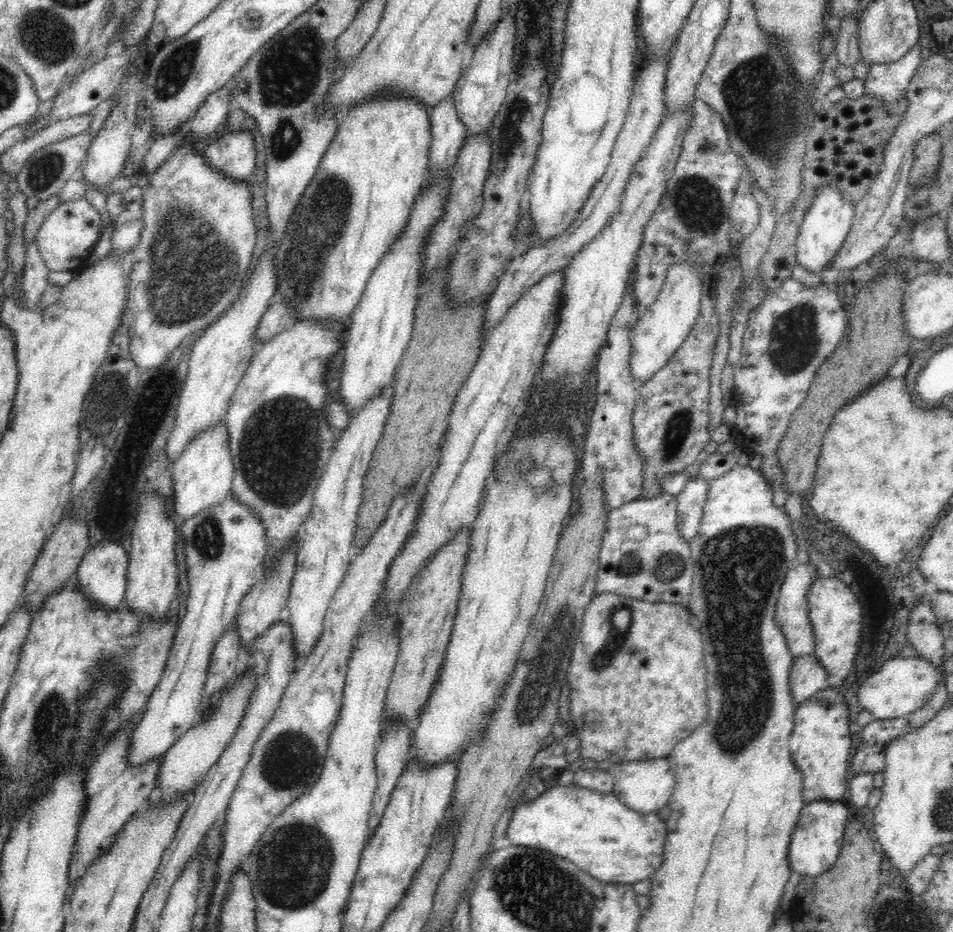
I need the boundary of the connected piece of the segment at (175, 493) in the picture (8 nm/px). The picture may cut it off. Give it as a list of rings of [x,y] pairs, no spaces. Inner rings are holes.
[[[224,421],[215,427],[196,435],[194,440],[186,446],[185,452],[171,464],[170,508],[174,505],[174,513],[184,522],[216,504],[222,504],[231,492],[234,479],[234,466],[230,455],[229,438],[226,434]]]

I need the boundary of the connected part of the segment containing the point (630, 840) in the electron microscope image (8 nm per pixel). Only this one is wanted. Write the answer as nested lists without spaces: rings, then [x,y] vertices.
[[[554,780],[551,785],[546,785],[544,791],[536,798],[518,800],[512,806],[512,814],[510,814],[504,834],[512,845],[532,846],[532,848],[540,848],[556,856],[562,856],[574,862],[584,872],[588,872],[590,876],[594,876],[596,880],[633,885],[639,880],[646,880],[661,867],[666,823],[655,812],[642,814],[626,808],[626,805],[618,800],[614,793],[602,793],[582,788],[573,782],[569,786],[564,786]]]

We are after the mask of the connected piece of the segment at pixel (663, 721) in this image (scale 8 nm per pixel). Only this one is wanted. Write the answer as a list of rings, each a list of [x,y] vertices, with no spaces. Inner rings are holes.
[[[602,593],[591,598],[585,608],[582,626],[578,640],[571,656],[571,663],[567,670],[567,681],[570,686],[569,714],[573,721],[572,730],[581,740],[580,757],[589,765],[600,760],[608,760],[612,764],[624,761],[641,761],[646,759],[661,759],[673,751],[673,748],[690,736],[694,728],[706,722],[708,716],[708,700],[706,700],[706,668],[704,668],[704,653],[701,634],[690,625],[691,610],[681,604],[648,603],[643,600]]]

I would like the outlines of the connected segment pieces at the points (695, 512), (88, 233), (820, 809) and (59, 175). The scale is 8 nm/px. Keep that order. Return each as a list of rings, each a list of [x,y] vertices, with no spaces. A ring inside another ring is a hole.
[[[697,475],[688,478],[682,492],[675,495],[678,512],[677,529],[688,543],[698,532],[708,489],[709,482]]]
[[[86,197],[60,203],[43,220],[35,243],[40,256],[50,272],[71,271],[89,262],[89,257],[99,241],[100,215]]]
[[[843,800],[814,801],[802,807],[800,816],[798,816],[793,828],[792,836],[790,836],[788,852],[786,852],[790,872],[797,872],[804,879],[821,875],[832,868],[842,846],[842,836],[844,836],[845,826],[847,825],[847,814],[848,807]]]
[[[84,131],[36,150],[26,160],[26,164],[21,166],[16,175],[13,175],[18,182],[18,191],[22,192],[26,198],[34,197],[38,201],[58,195],[63,190],[63,186],[72,180],[74,172],[78,170],[82,161],[87,157],[90,145],[96,135],[97,132],[91,134],[89,131]]]

